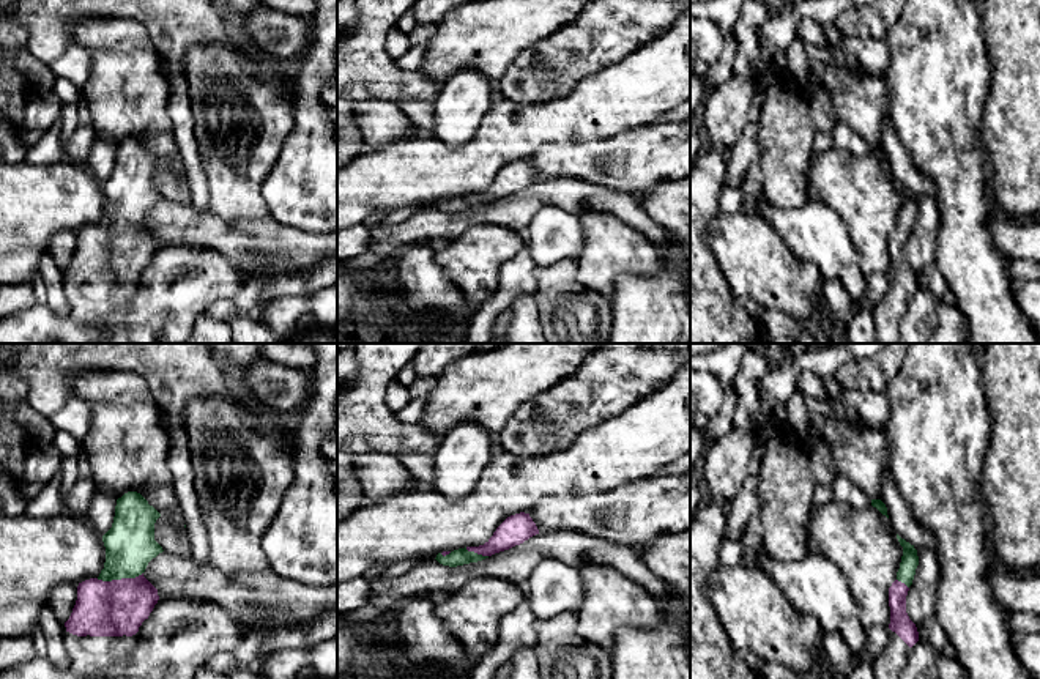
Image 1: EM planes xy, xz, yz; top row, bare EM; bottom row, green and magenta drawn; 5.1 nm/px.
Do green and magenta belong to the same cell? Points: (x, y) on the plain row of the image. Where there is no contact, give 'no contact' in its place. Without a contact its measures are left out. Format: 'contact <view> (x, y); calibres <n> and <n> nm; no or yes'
contact xy (118, 226); calibres 260 and 280 nm; yes

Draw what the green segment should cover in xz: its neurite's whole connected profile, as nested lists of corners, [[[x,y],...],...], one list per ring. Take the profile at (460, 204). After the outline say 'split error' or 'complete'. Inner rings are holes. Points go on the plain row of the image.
[[[520,159],[507,164],[484,192],[443,199],[438,200],[435,206],[449,214],[477,210],[495,200],[520,192],[536,181],[539,181],[539,176],[529,161]]]; split error

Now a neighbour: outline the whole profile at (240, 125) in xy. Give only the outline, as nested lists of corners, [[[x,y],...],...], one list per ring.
[[[191,46],[181,68],[194,115],[194,135],[210,189],[208,211],[227,222],[269,216],[262,184],[293,128],[295,104],[276,88],[265,87],[252,77],[241,57],[217,46]]]

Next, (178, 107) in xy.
[[[164,60],[164,65],[172,90],[167,113],[173,124],[173,139],[191,189],[192,208],[197,214],[205,214],[210,203],[210,189],[194,135],[194,115],[191,110],[186,77],[181,65],[176,61]]]

